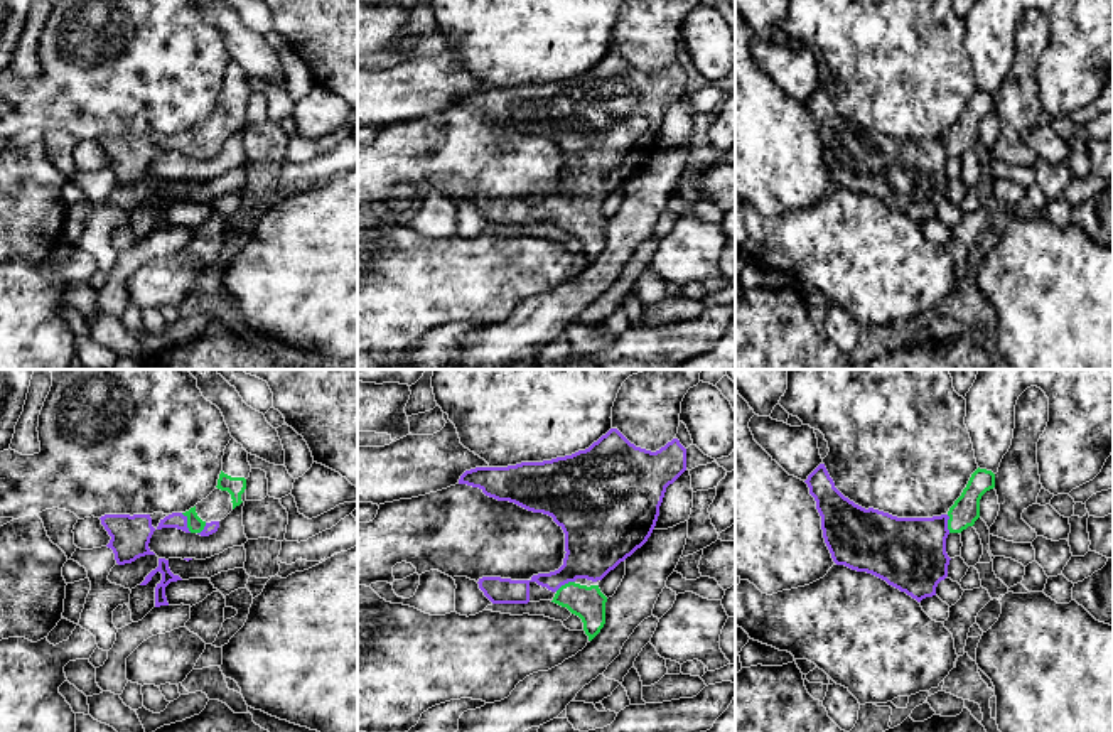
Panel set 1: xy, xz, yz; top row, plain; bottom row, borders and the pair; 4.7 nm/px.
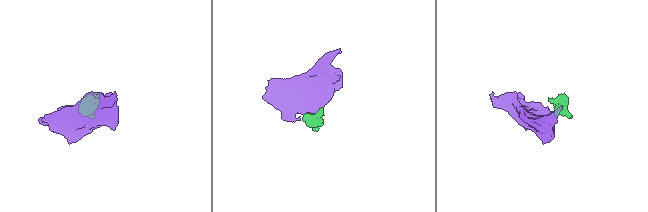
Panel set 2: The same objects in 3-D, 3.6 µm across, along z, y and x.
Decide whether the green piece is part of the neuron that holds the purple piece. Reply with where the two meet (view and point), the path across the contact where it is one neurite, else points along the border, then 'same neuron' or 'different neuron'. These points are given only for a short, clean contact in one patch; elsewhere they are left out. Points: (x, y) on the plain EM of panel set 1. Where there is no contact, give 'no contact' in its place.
xy (186, 145) | across xy (176, 142), (186, 145), (194, 145) | same neuron

